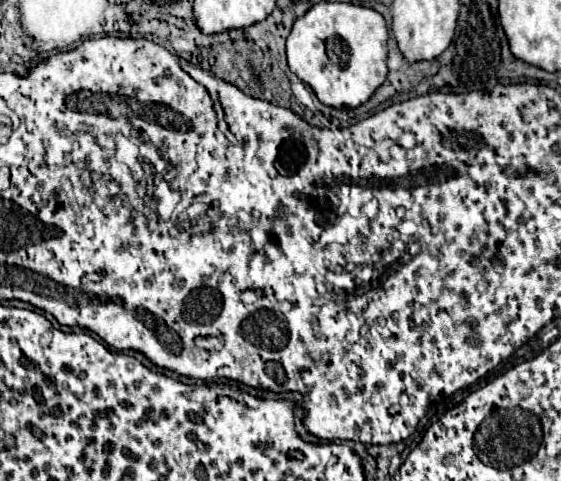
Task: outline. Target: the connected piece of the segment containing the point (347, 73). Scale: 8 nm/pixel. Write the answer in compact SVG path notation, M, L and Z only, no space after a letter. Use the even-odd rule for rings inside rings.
M322 1L314 5L304 17L296 19L292 33L286 41L286 53L288 53L288 65L290 71L302 79L306 85L312 87L320 103L336 109L356 109L362 103L366 103L374 91L386 81L388 75L388 29L384 23L384 17L376 13L374 9L352 5L352 3L330 3Z

